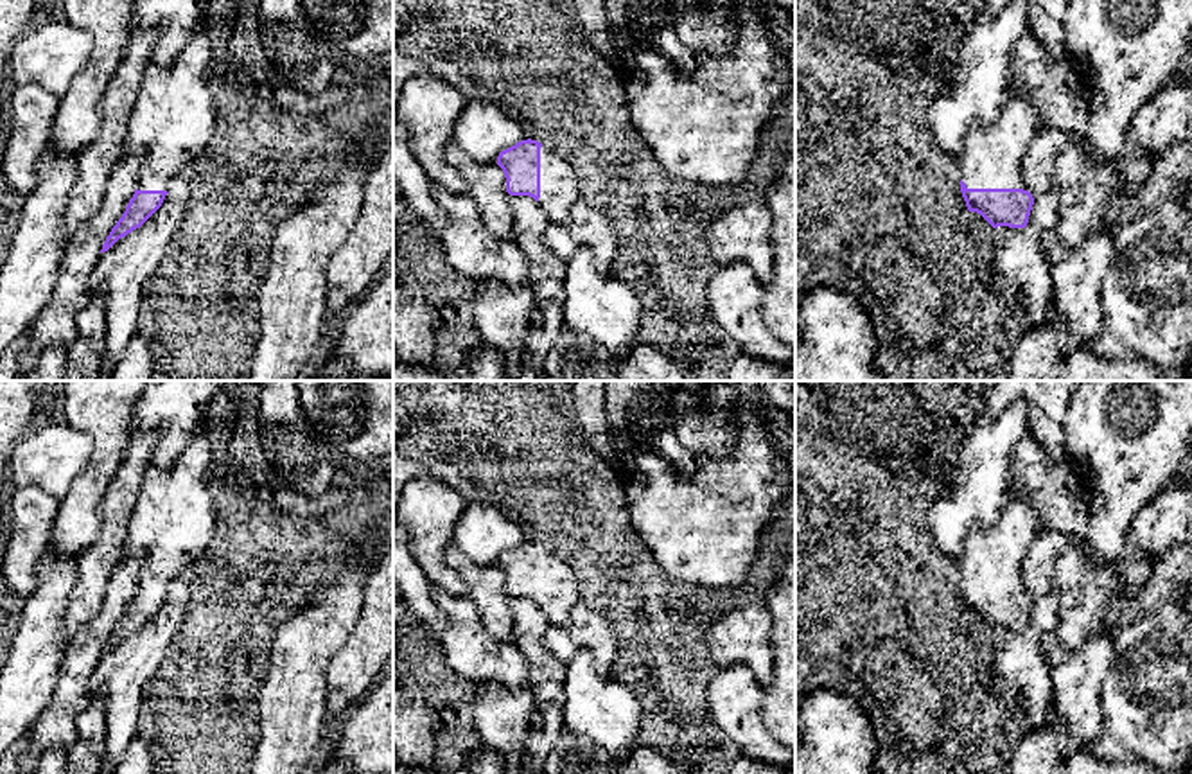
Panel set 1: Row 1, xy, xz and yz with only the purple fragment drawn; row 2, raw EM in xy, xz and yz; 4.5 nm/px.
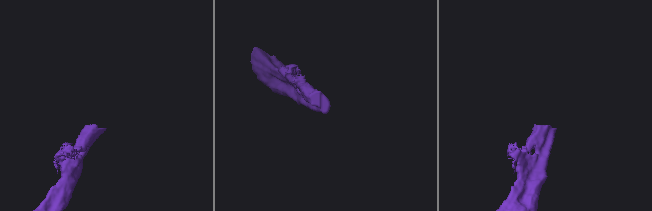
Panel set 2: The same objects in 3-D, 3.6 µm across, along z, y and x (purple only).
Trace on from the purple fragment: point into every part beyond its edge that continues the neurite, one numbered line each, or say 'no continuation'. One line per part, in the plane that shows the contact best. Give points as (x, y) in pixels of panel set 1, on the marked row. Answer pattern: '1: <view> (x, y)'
1: yz (993, 157)

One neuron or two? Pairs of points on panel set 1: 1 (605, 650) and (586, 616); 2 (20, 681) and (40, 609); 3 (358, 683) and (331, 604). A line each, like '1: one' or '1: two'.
1: one
2: one
3: two

